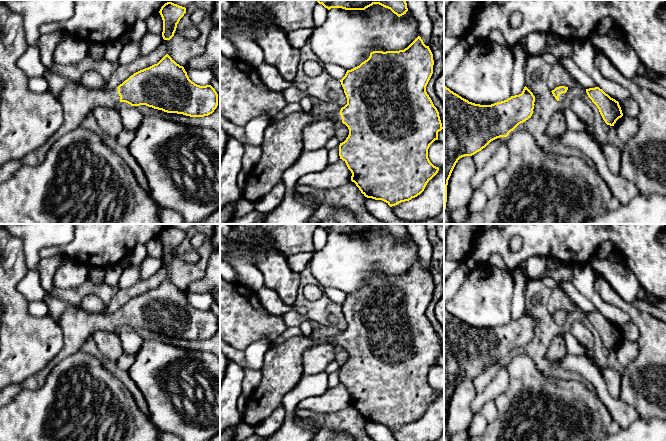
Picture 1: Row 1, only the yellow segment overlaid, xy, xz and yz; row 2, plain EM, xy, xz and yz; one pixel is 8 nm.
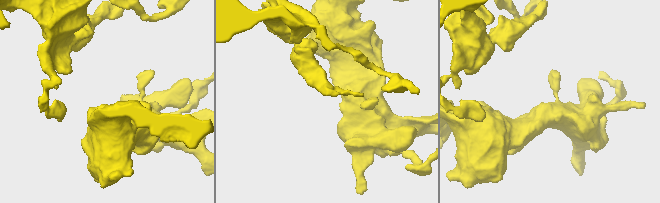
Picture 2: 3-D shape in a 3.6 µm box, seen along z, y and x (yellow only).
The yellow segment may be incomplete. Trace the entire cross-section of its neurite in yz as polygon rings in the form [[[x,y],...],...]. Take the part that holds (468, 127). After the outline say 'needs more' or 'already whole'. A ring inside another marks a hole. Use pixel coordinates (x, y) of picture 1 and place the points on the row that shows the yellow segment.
[[[444,85],[444,211],[447,202],[447,185],[458,160],[472,156],[491,141],[507,137],[519,124],[531,118],[535,96],[525,86],[522,93],[491,105],[469,102]]]; already whole

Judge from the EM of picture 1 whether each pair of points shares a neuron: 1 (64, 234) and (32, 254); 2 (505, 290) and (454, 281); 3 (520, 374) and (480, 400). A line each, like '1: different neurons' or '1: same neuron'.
1: same neuron
2: different neurons
3: different neurons

